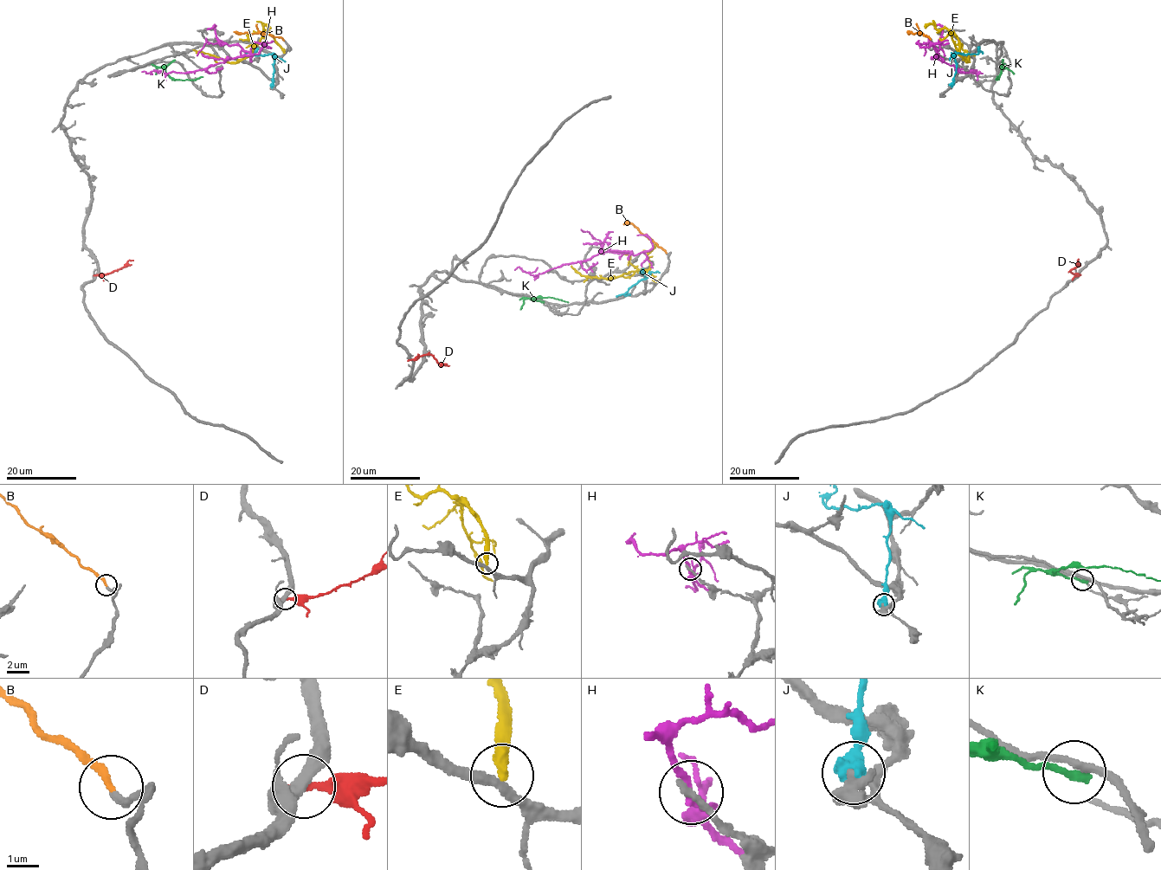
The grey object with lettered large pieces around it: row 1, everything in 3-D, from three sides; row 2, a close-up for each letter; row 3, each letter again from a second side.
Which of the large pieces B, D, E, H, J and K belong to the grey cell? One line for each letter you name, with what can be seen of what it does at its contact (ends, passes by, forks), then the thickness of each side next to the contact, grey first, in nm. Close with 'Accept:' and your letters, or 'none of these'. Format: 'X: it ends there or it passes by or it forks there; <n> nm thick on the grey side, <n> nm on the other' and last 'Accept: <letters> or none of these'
B: it ends there; 180 nm thick on the grey side, 220 nm on the other
Accept: B

